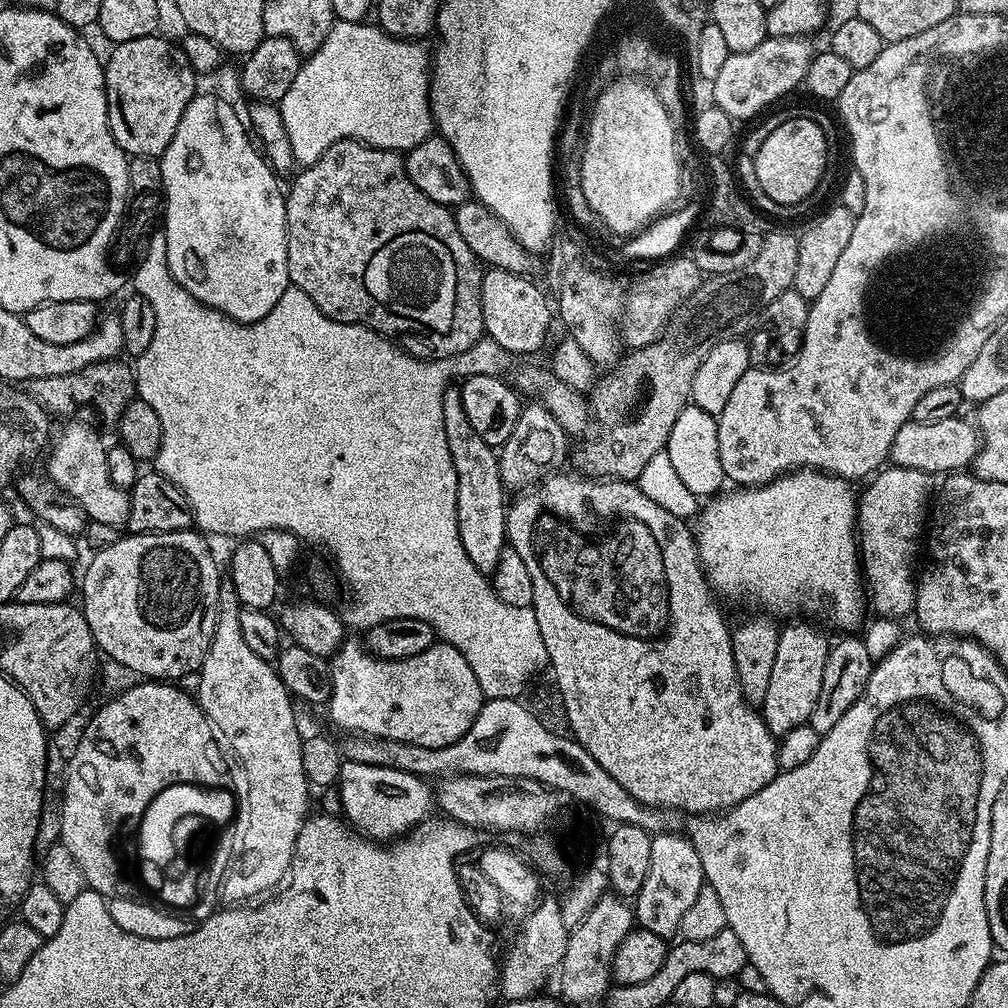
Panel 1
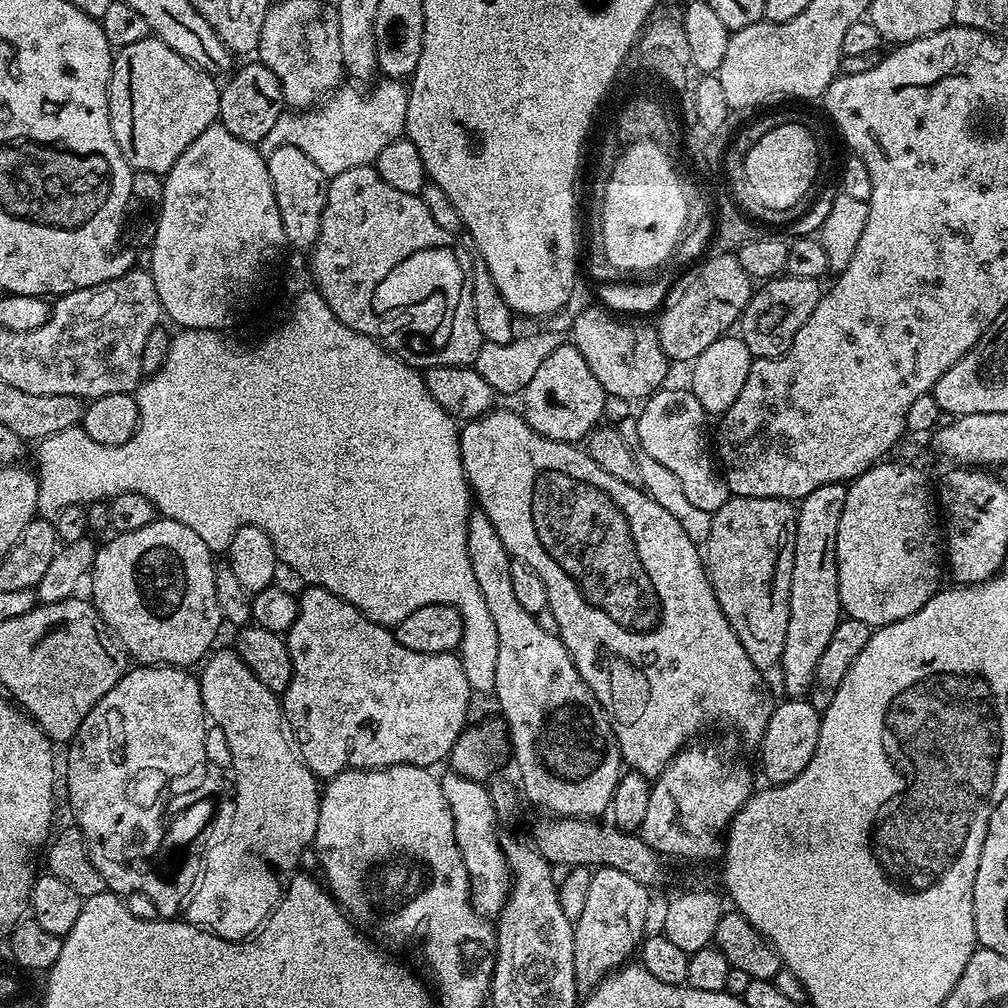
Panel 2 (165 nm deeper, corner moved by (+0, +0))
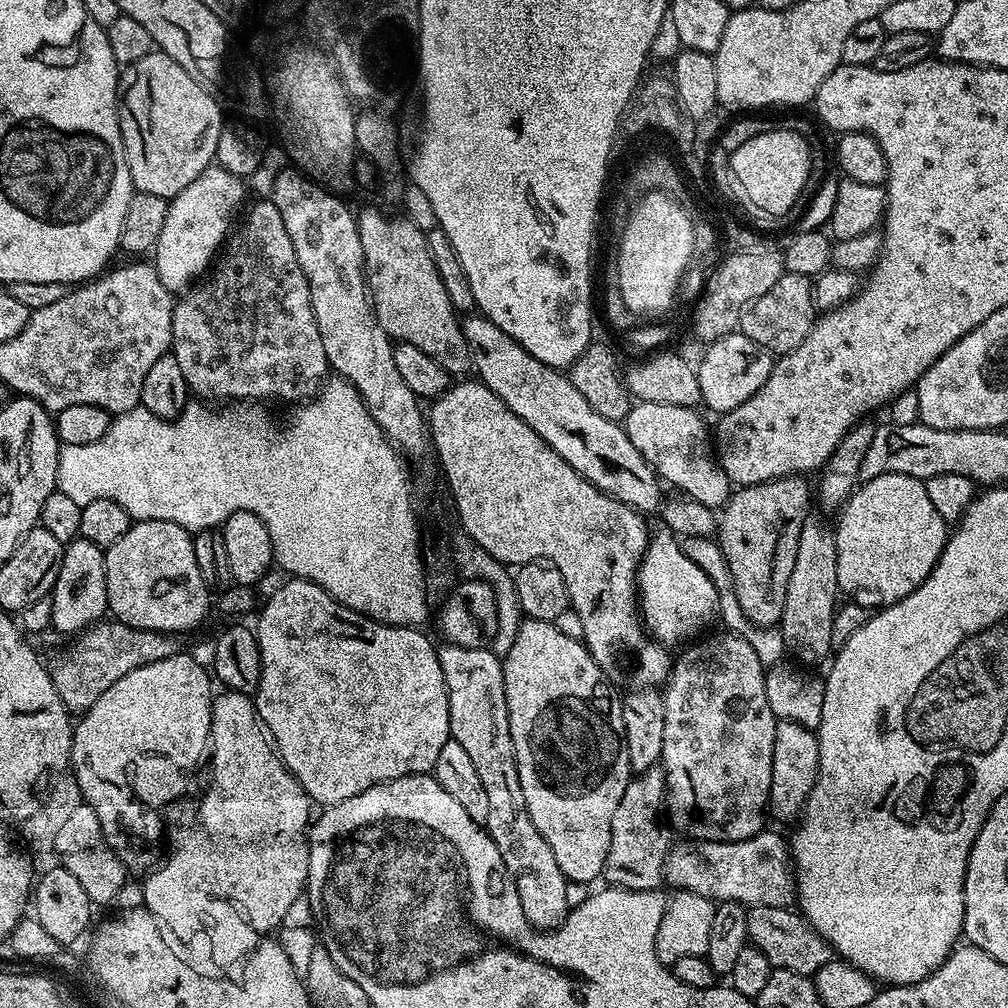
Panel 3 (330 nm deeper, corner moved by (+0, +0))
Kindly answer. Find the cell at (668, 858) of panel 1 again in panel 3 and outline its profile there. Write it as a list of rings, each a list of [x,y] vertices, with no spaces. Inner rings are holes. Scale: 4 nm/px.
[[[720,630],[717,636],[708,636],[705,640],[702,639],[689,643],[684,649],[689,648],[680,657],[678,655],[675,657],[672,671],[662,692],[666,727],[662,733],[660,759],[668,787],[666,816],[671,827],[675,831],[677,828],[678,831],[685,832],[688,835],[685,837],[688,838],[696,840],[745,840],[765,831],[764,816],[766,817],[768,795],[770,794],[770,770],[774,766],[774,730],[777,718],[771,712],[770,705],[766,700],[766,682],[764,681],[766,666],[762,662],[758,662],[758,654],[754,654],[750,642],[746,642],[746,638],[738,638],[733,632]]]

